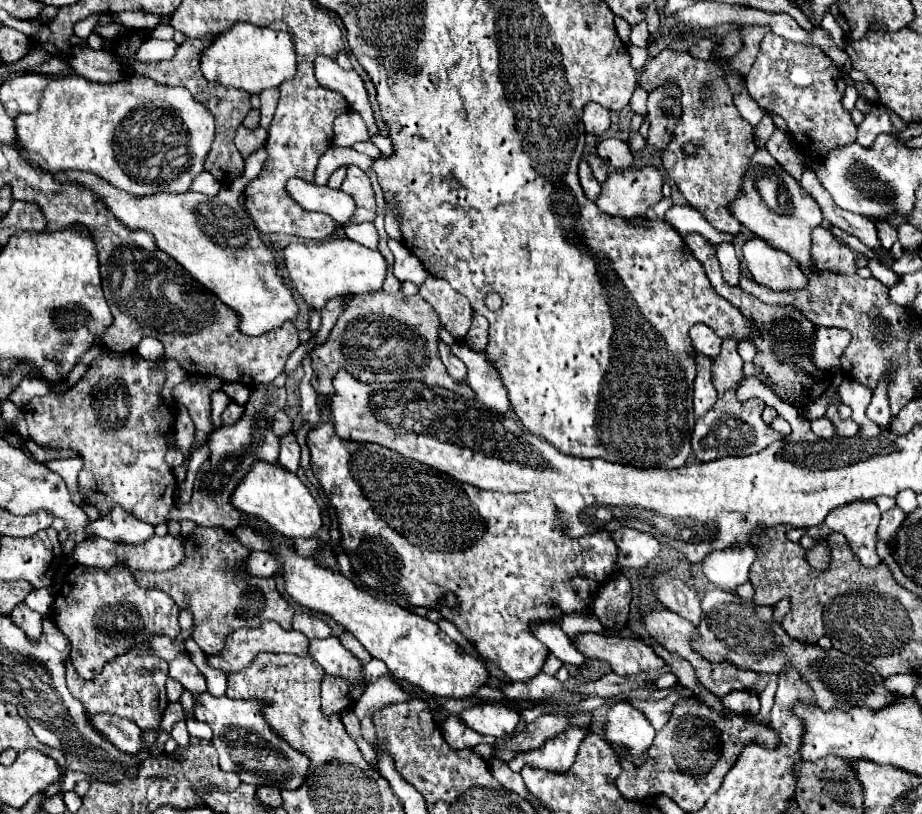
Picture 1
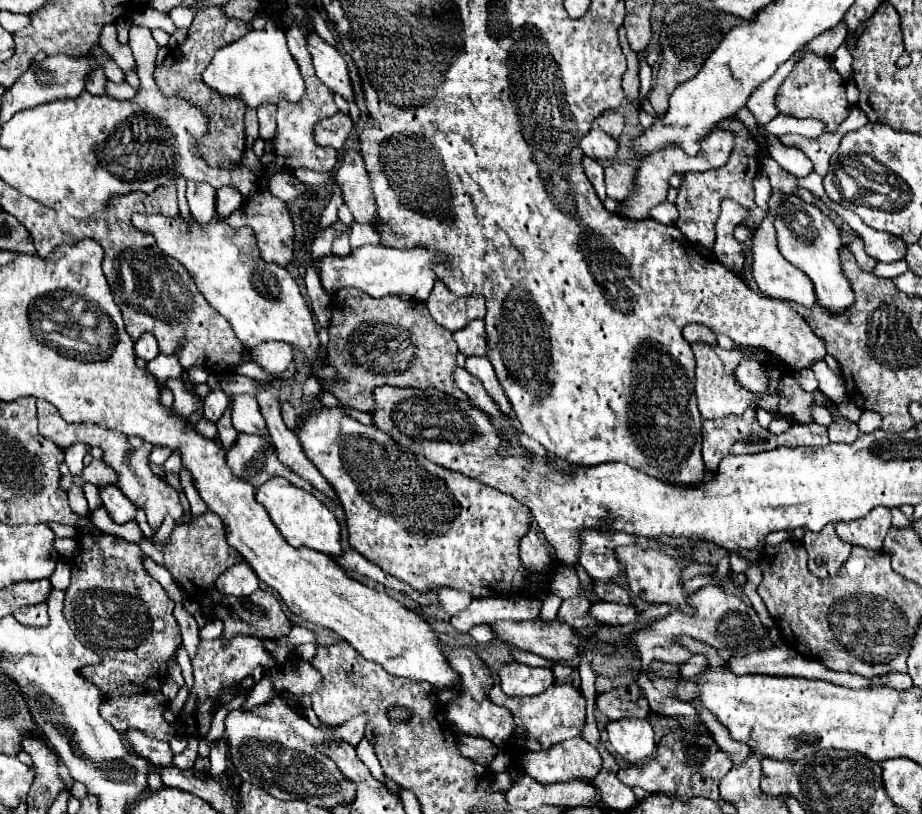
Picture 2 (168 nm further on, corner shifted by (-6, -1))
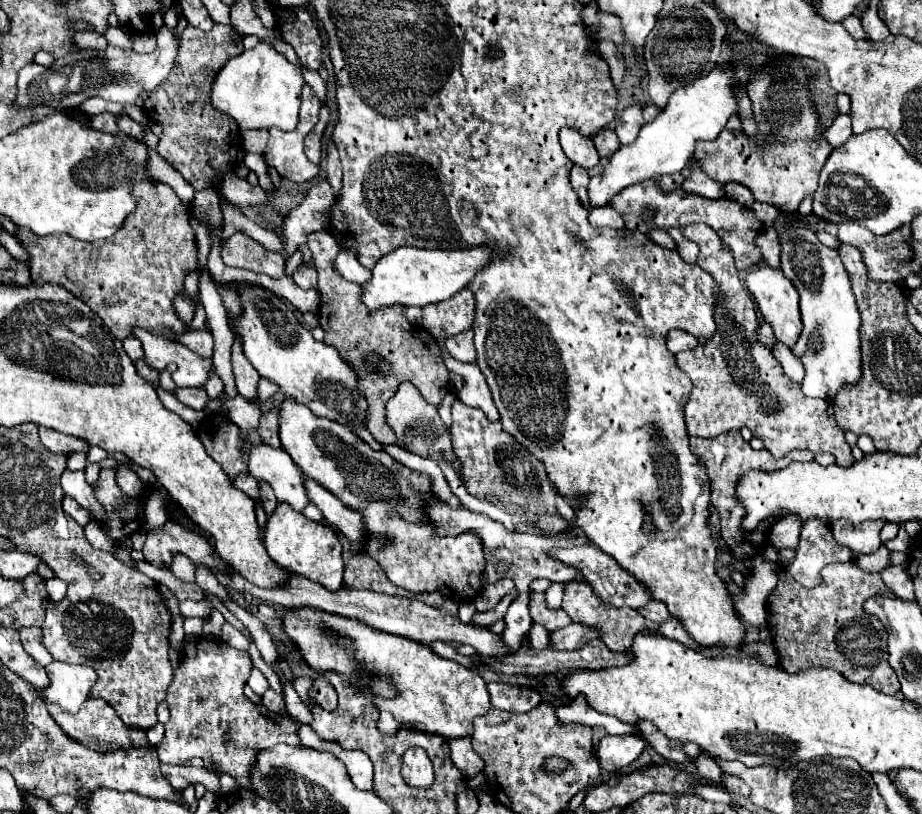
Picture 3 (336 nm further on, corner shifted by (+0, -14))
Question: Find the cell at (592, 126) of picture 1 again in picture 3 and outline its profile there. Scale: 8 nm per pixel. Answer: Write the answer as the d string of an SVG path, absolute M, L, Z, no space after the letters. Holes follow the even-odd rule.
M604 128L600 130L596 136L592 136L594 144L596 144L596 150L602 158L610 158L618 148L620 148L620 142L616 138L616 132L612 128Z

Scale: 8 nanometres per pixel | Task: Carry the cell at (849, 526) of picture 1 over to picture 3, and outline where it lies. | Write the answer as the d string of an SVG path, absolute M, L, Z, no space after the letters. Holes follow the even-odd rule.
M868 520L860 526L848 526L848 522L832 522L832 534L838 544L848 546L854 554L872 554L880 544L880 530L886 521Z

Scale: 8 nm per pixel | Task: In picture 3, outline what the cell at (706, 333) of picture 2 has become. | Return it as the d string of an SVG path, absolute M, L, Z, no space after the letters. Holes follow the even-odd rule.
M670 330L666 334L666 346L672 354L678 354L682 350L692 350L694 346L698 346L698 340L688 334L688 332L682 332L682 330Z

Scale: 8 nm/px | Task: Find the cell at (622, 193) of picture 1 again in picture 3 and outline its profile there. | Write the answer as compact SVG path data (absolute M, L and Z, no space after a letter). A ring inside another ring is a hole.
M780 52L776 58L770 62L764 62L762 68L748 66L748 72L752 72L752 78L746 84L746 92L752 100L752 110L754 110L754 120L758 124L756 136L744 136L744 132L732 132L732 130L722 130L720 136L712 142L696 142L694 158L702 164L702 170L714 178L720 184L726 182L738 182L746 188L750 188L752 196L756 202L766 202L772 206L778 206L784 212L796 212L800 202L806 196L812 196L818 188L818 176L820 170L832 152L832 146L828 140L822 136L822 118L810 100L808 84L816 76L814 70L802 64L804 58L784 54Z

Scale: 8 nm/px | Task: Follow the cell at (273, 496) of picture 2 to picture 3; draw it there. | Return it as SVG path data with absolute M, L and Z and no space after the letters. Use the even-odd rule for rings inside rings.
M278 504L274 514L268 518L264 532L264 546L268 556L276 564L284 566L284 570L306 576L308 580L314 580L328 590L342 588L342 572L344 572L342 544L330 526L308 520L304 514L292 510L292 506L288 504Z

